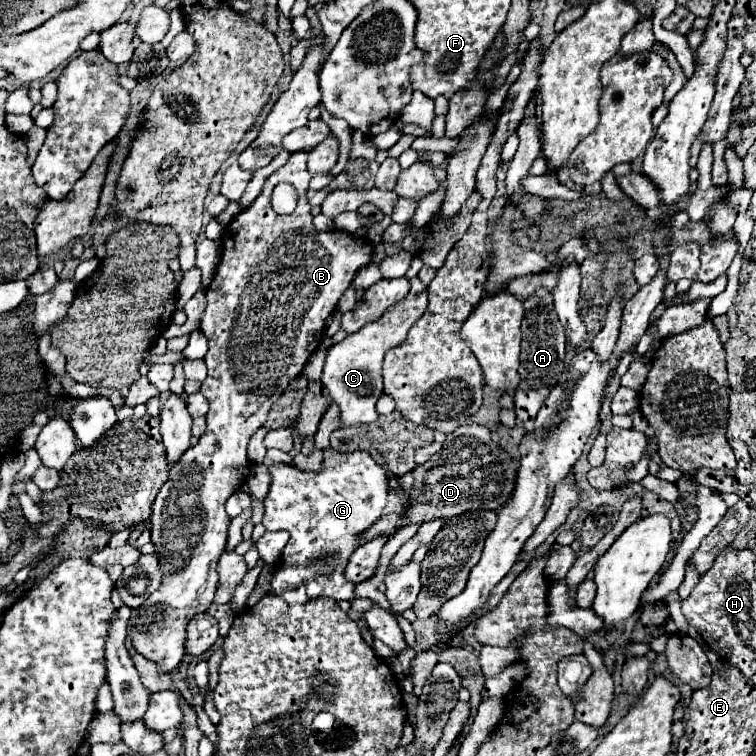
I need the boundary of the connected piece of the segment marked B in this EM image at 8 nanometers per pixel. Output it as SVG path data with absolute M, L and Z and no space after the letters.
M293 152L287 164L267 178L253 204L241 210L239 216L225 228L223 258L217 266L213 282L205 290L207 308L201 318L201 332L209 340L209 350L203 358L209 374L201 384L201 394L209 402L207 430L183 456L183 470L195 470L195 474L203 474L203 478L179 478L179 468L173 468L173 474L161 486L151 512L151 542L163 572L161 586L139 608L131 610L127 624L127 634L133 640L135 650L157 662L159 668L167 672L177 668L185 654L187 622L195 614L207 612L213 602L219 578L217 562L225 552L227 528L231 524L231 518L225 512L225 502L241 484L245 484L253 468L247 456L247 442L265 424L269 408L275 400L301 374L307 358L319 348L325 336L325 322L335 312L335 306L349 288L355 272L373 260L371 242L351 238L349 232L317 232L315 242L305 242L303 218L297 218L295 210L287 216L275 214L271 206L271 192L279 182L293 184L299 194L299 202L305 202L305 176L311 176L305 162L305 152Z

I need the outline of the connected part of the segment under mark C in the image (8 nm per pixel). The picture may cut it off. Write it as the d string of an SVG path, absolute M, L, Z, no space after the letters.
M411 278L409 294L387 308L377 320L367 322L355 334L349 334L343 342L327 348L327 362L323 370L323 386L329 390L333 402L339 406L339 428L349 428L355 424L371 424L379 418L375 410L377 398L383 390L381 364L383 356L391 346L397 346L407 336L409 328L419 320L427 308L427 286L419 278Z

